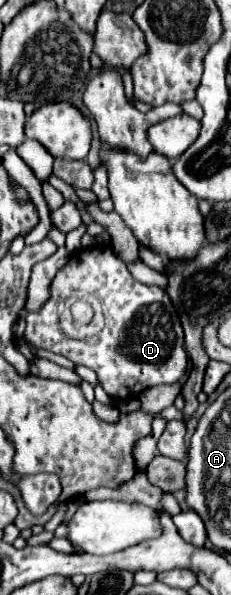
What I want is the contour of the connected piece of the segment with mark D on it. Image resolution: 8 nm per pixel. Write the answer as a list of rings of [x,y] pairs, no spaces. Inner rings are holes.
[[[90,247],[70,255],[68,263],[56,273],[50,293],[48,305],[40,309],[34,321],[22,311],[22,319],[26,321],[24,337],[40,349],[64,355],[76,365],[90,367],[112,399],[128,401],[150,387],[176,383],[186,375],[188,355],[184,349],[184,333],[174,305],[168,301],[168,293],[156,285],[148,287],[138,283],[110,247]],[[76,291],[100,297],[106,319],[104,329],[86,339],[70,339],[58,325],[60,305]],[[124,343],[130,343],[130,351],[124,351]]]

